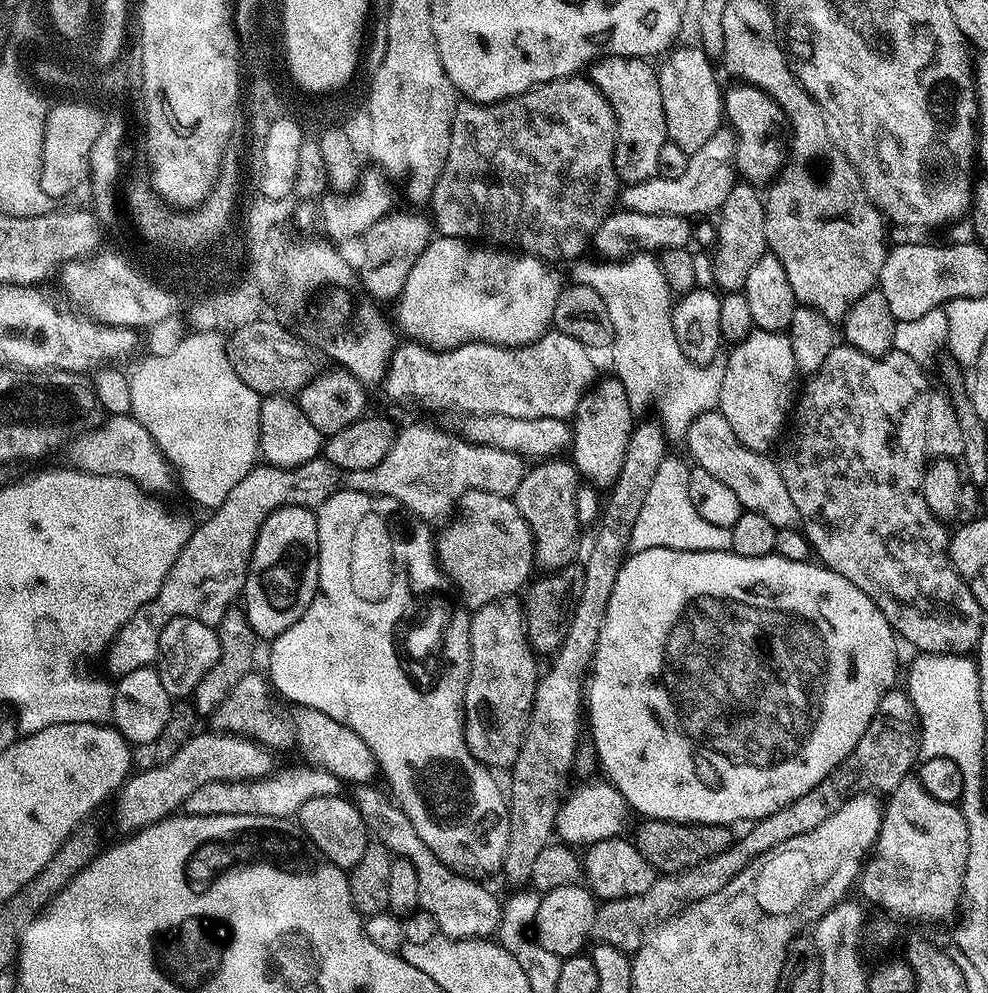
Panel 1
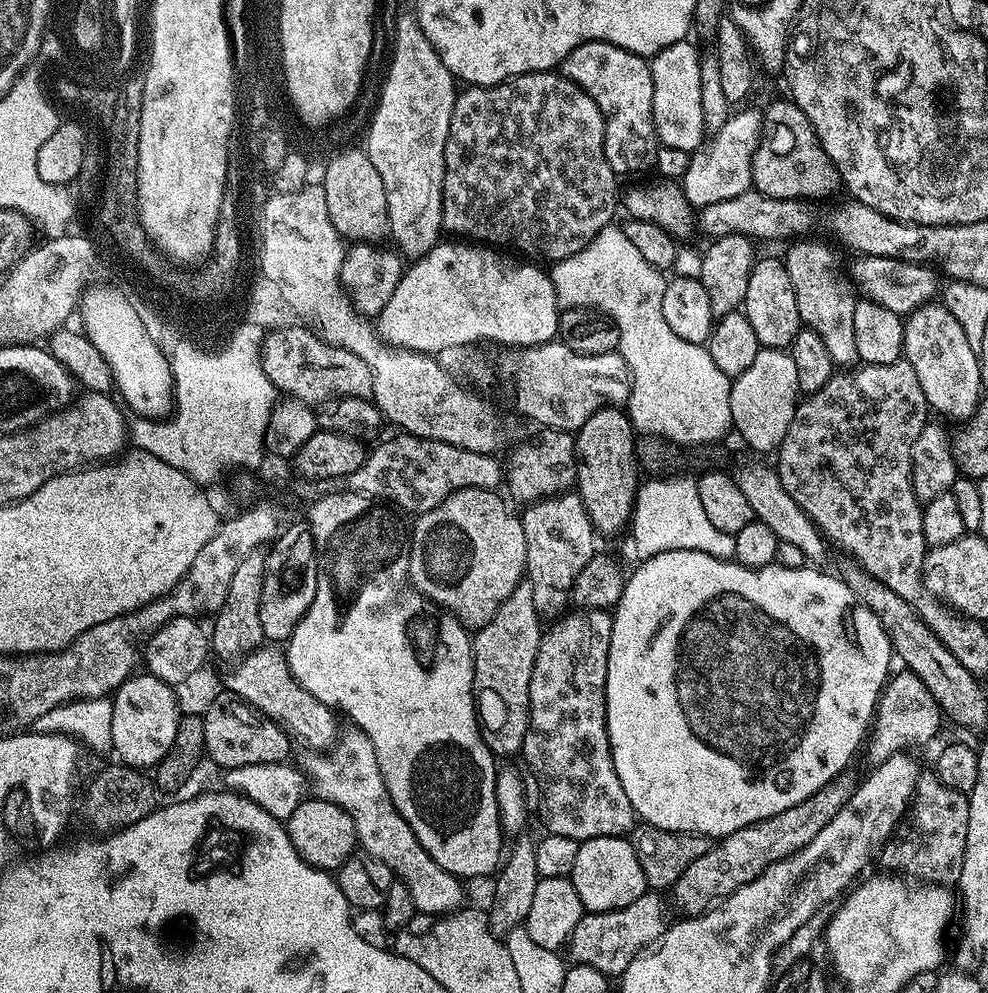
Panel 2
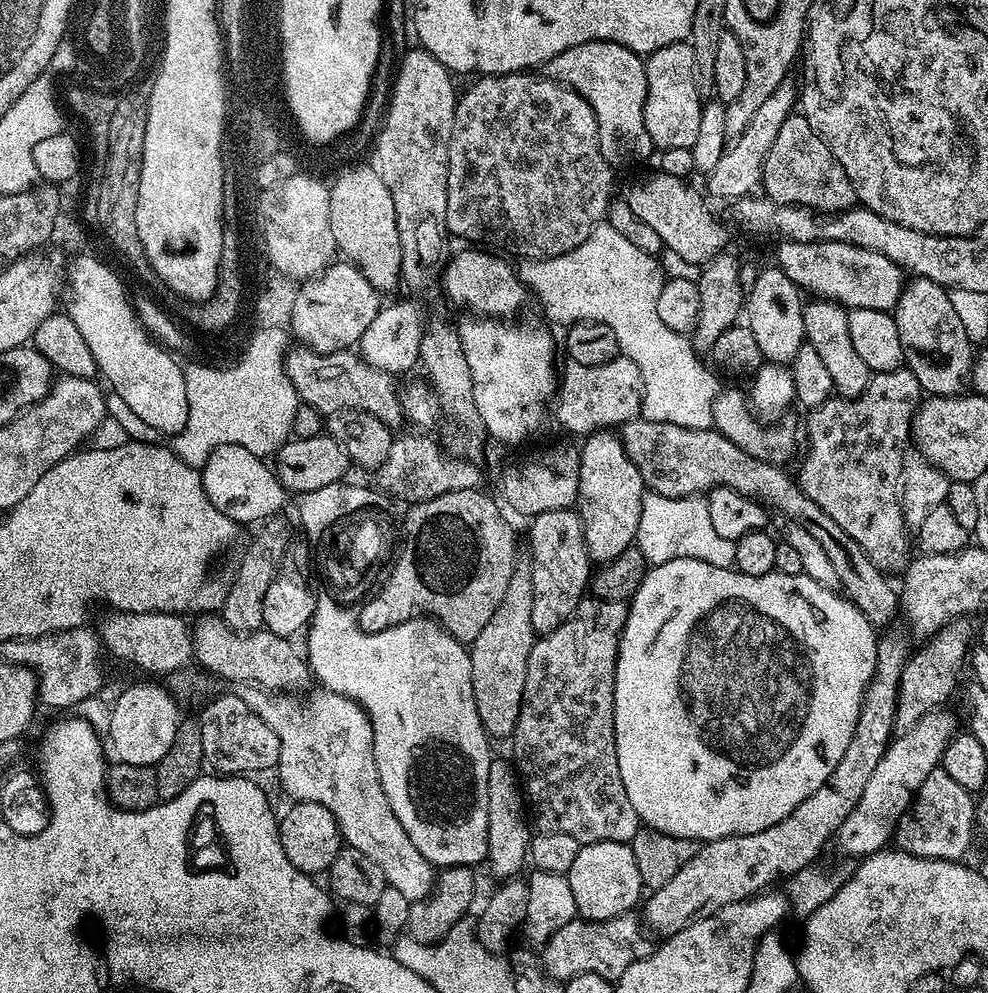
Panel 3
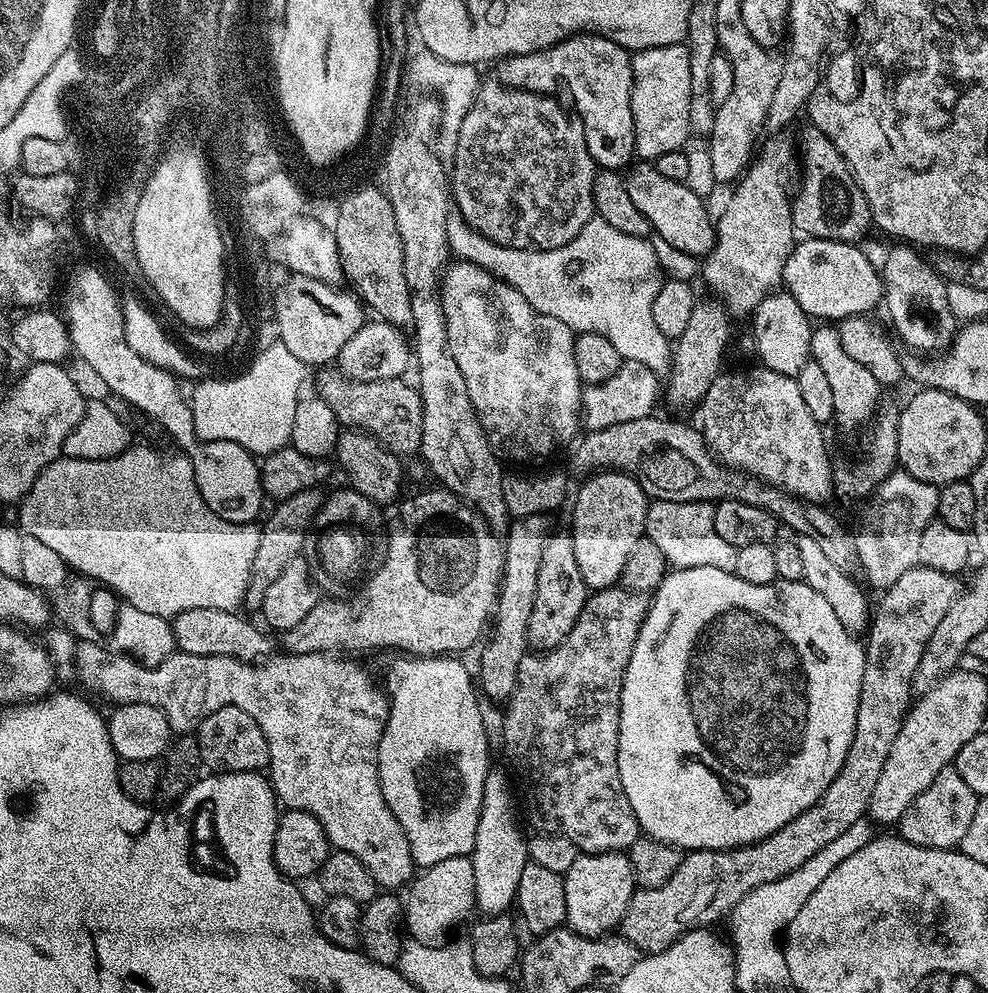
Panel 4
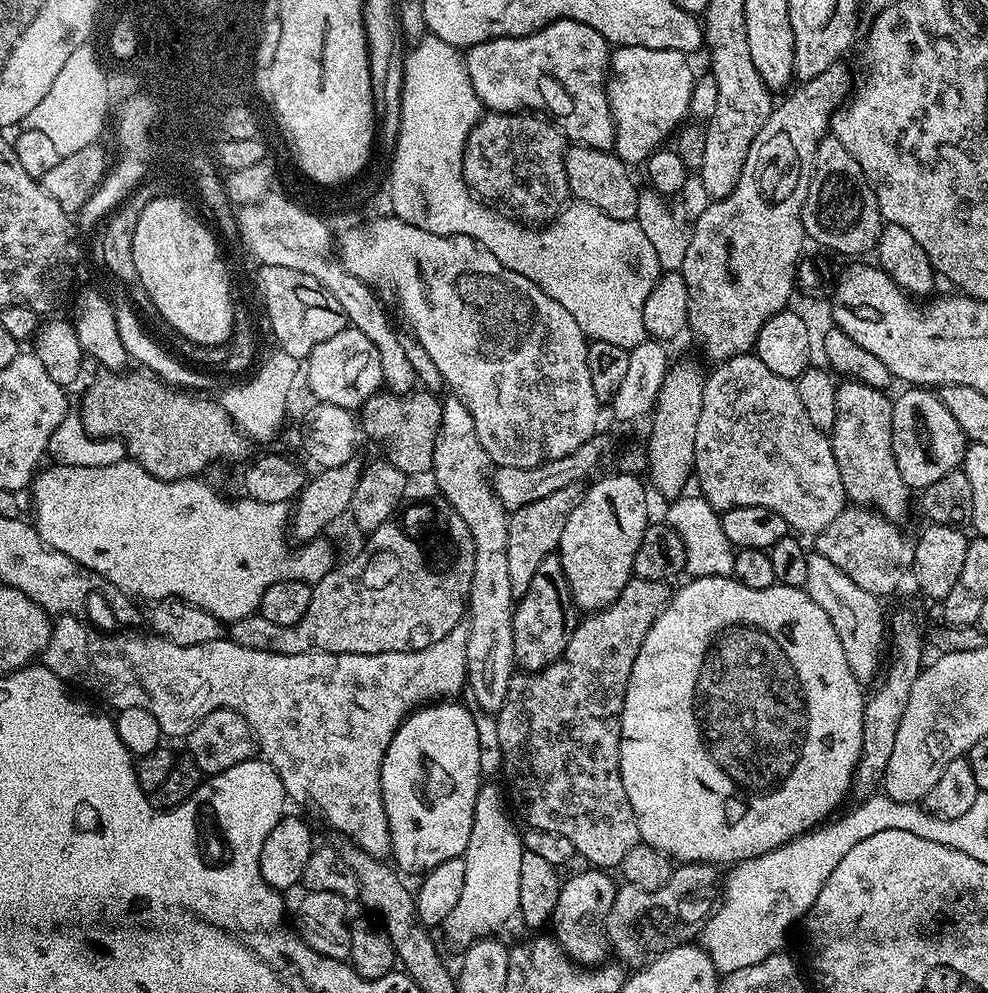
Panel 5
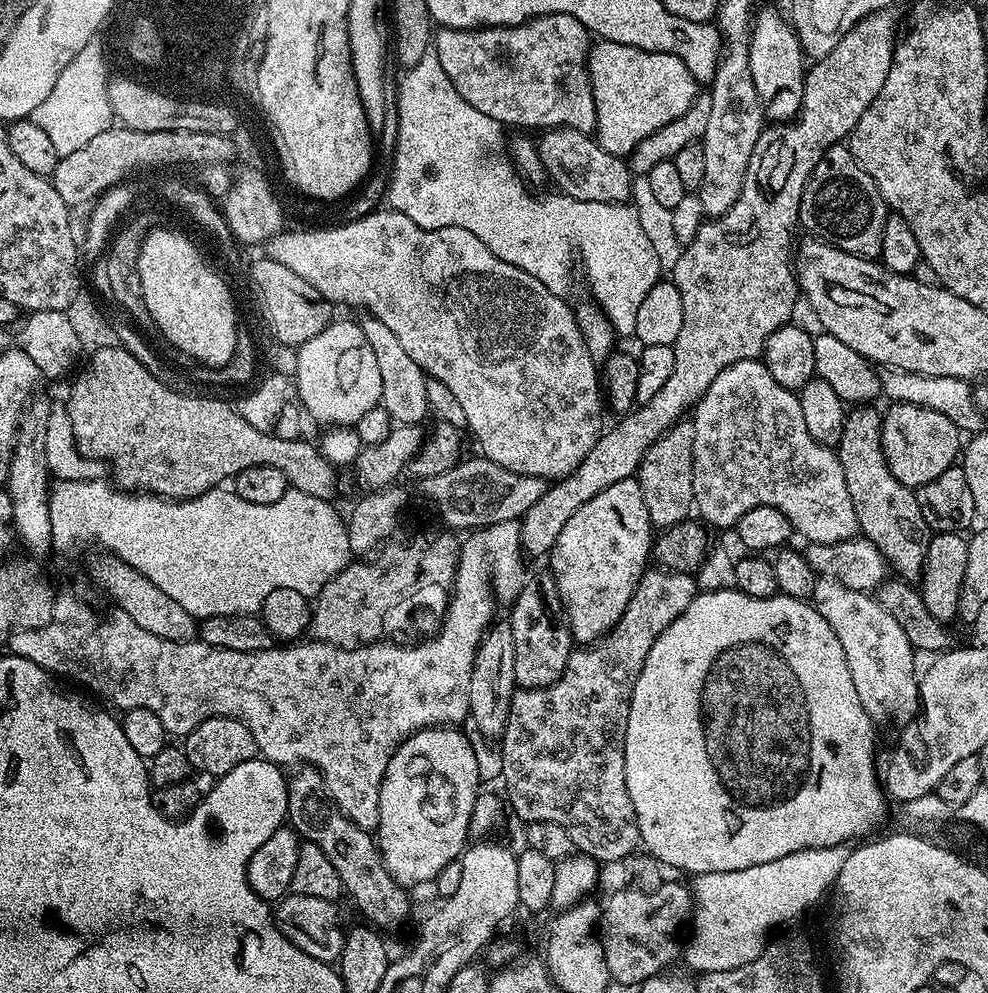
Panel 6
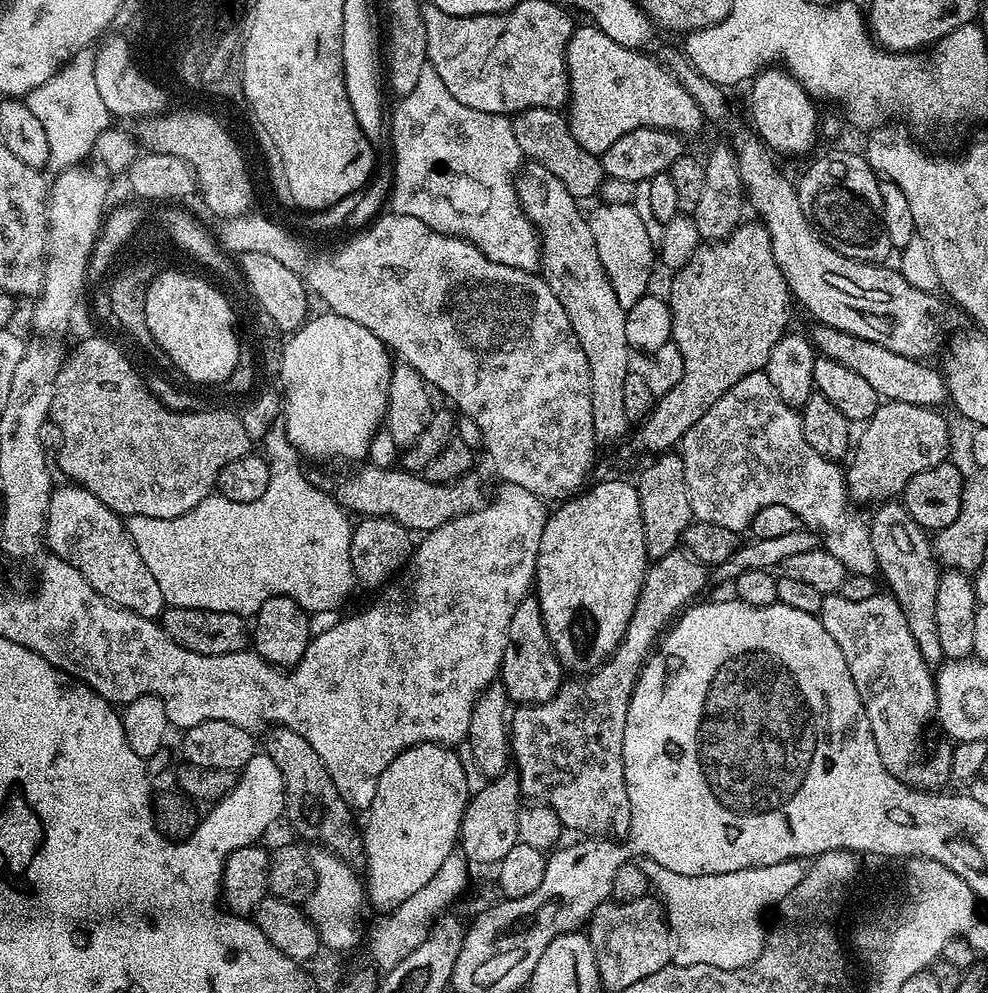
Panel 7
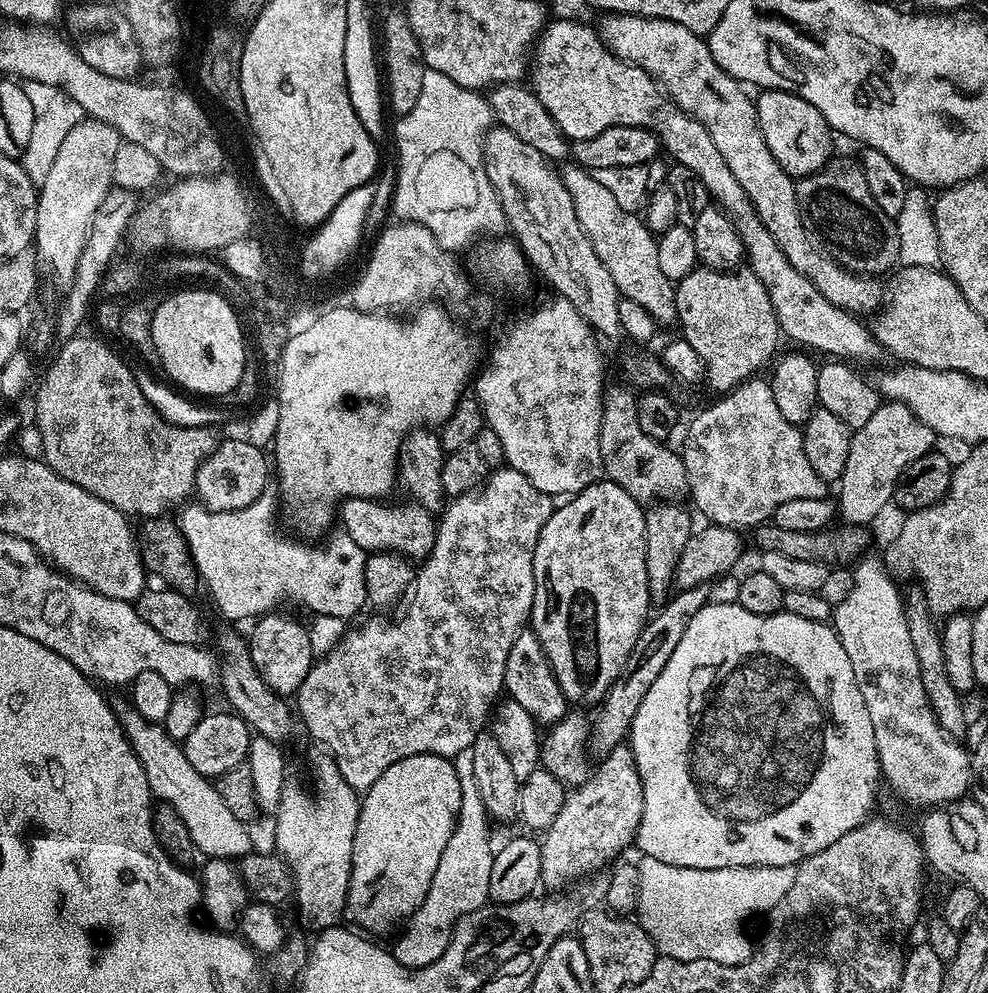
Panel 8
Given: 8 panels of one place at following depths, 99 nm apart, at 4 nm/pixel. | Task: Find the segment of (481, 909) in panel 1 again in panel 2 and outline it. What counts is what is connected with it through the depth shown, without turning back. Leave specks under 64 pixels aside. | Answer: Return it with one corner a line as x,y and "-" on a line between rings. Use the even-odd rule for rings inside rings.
359,730
353,731
353,733
345,744
340,742
335,745
330,754
332,760
320,760
313,766
312,772
310,771
311,779
313,781
316,779
316,788
320,791
317,792
319,799
334,802
339,808
346,810
346,814
350,814
359,847
367,855
378,858
378,862
386,862
386,866
390,866
393,877
399,878
408,885
410,898
414,898
417,913
440,918
447,913
456,911
465,903
464,888
460,885
463,883
446,870
442,870
442,866
438,866
438,862
434,862
430,858
430,854
426,854
426,850
422,850
422,842
418,842
418,838
414,838
414,830
410,830
406,818
402,818
402,814
398,814
398,810
386,790
382,770
378,766
378,758
374,754
374,746
370,746
370,738
366,738

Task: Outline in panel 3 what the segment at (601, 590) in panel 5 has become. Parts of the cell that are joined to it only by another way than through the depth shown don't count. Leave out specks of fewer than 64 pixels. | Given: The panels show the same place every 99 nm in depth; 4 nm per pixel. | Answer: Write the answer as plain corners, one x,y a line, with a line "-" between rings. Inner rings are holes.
615,431
589,435
584,445
579,445
582,455
578,511
584,527
586,550
597,565
618,558
624,548
634,544
634,533
642,518
642,485
638,470
633,468
622,442

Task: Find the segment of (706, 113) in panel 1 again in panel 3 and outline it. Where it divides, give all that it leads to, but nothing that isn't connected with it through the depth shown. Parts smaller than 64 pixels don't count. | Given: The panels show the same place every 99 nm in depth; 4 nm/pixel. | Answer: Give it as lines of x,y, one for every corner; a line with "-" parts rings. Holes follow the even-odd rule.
691,43
671,44
659,48
644,60
646,72
646,134
657,149
691,148
698,138
702,97
696,88
696,67

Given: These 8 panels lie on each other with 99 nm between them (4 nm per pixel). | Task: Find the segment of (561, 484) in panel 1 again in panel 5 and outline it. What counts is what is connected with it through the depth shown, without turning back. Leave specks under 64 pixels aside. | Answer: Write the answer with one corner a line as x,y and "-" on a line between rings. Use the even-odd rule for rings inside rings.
559,555
542,558
534,578
526,586
526,594
516,602
514,614
514,658
517,669
526,672
541,672
550,666
566,650
570,634
578,623
578,609
572,601
570,582
566,582
566,570
562,570

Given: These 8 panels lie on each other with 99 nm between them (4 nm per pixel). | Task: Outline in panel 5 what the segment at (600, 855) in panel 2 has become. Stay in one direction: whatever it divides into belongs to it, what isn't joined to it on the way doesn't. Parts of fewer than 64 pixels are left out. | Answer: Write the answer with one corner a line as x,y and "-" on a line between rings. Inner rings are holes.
595,866
589,872
576,872
560,885
558,906
550,921
551,935
565,954
577,966
599,966
609,959
608,935
604,933
604,919
616,897
617,881
612,881
607,871
-
552,928
552,929
551,929

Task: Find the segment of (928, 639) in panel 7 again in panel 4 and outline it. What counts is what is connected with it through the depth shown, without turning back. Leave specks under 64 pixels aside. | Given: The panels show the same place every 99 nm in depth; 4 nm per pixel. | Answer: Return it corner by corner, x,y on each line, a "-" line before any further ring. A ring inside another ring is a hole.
828,322
817,323
812,329
810,350
812,351
811,360
818,362
818,366
825,372
831,387
834,398
834,424
845,428
848,432
854,431
855,428
863,429
871,424
876,409
882,404
882,400
880,400
882,386
878,382
878,378
874,378
874,374
870,374
870,370
866,370
855,358
850,358
850,354
846,354
836,326

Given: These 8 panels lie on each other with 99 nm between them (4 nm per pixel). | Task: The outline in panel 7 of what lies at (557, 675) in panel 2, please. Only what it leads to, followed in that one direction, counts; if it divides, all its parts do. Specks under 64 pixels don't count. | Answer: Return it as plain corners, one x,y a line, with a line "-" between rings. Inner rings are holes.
677,550
666,554
661,560
651,561
647,572
642,576
642,590
638,594
638,598
633,602
634,614
630,614
630,622
626,625
626,634
624,640
614,650
614,654
608,659
602,667
596,669
591,674
581,675
579,678
568,678
563,681
558,690
558,694
554,694
554,698
550,698
541,704
525,704
517,707
510,716
510,756
514,761
514,767
519,772
521,797
527,798
532,802
546,804
553,808
558,814
561,825
565,829
568,828
572,832
585,832
588,838
624,838
627,837
628,827
632,821
632,807
630,806
630,798
626,794
626,778
624,777
624,739
626,738
626,714
630,706
630,698
632,691
636,685
636,679
640,677
640,672
644,668
644,664
652,655
657,647
658,641
665,635
666,629
673,623
673,620
682,612
692,601
697,599
696,596
700,591
707,589
710,584
710,568
707,564
701,564
699,560
695,560
683,550

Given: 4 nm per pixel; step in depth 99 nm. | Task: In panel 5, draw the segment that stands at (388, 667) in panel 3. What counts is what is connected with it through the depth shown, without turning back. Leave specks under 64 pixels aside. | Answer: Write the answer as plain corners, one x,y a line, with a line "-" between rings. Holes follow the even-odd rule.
433,702
417,708
400,723
400,729
384,755
380,789
390,826
391,859
404,874
427,874
447,859
463,857
466,846
472,843
476,799
480,796
482,783
478,727
473,709
456,703
460,702

